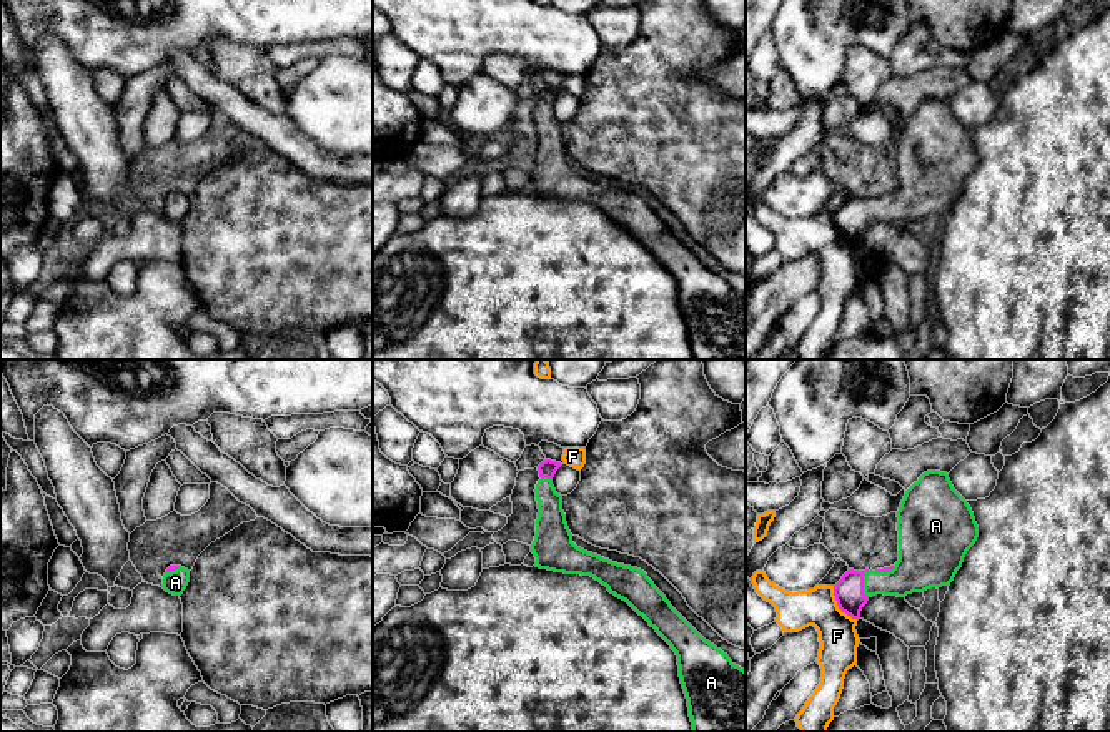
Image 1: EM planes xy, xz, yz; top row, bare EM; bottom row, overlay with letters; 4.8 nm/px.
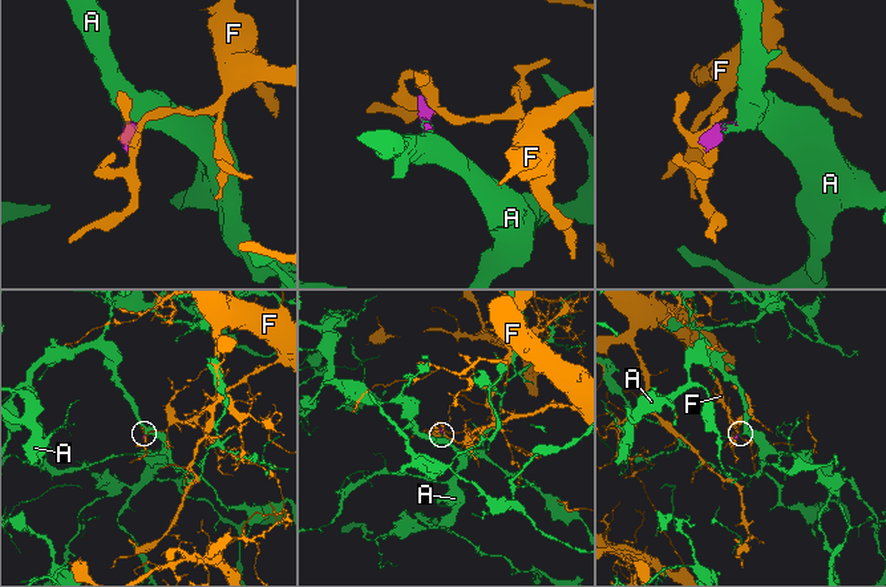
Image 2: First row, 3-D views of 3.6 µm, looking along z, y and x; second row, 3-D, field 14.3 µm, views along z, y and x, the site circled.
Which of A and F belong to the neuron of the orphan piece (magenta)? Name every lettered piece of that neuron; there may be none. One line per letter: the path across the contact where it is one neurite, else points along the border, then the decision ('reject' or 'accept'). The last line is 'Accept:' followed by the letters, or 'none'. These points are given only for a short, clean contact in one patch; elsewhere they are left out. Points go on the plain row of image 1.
A: across yz (849, 218), (862, 212), (896, 208), (912, 200) | accept
F: along yz (832, 213), (836, 232), (857, 247) | reject
Accept: A

